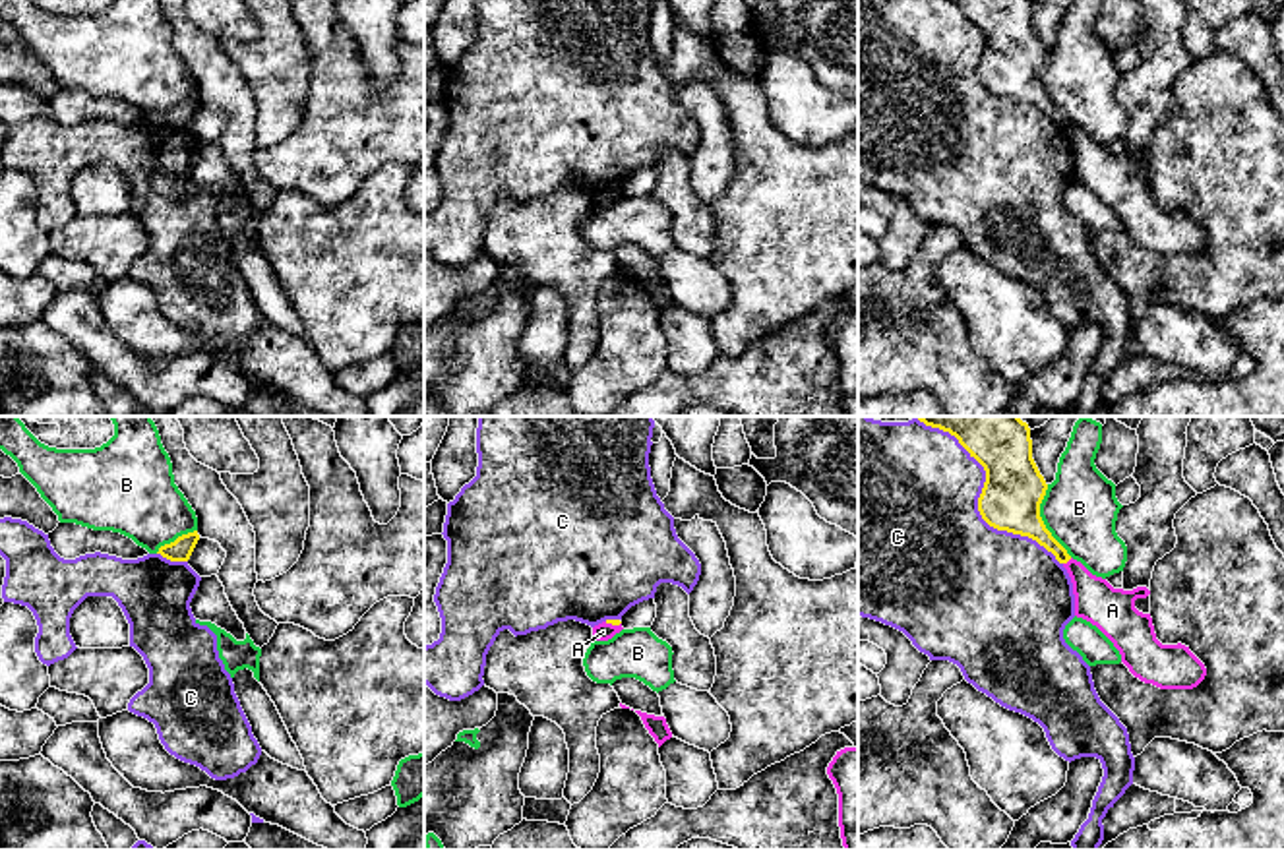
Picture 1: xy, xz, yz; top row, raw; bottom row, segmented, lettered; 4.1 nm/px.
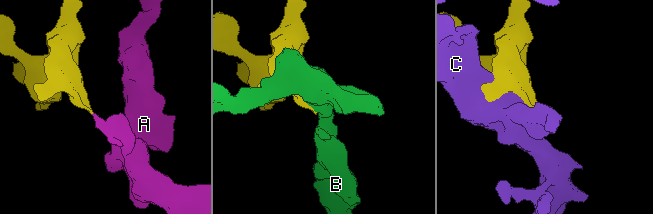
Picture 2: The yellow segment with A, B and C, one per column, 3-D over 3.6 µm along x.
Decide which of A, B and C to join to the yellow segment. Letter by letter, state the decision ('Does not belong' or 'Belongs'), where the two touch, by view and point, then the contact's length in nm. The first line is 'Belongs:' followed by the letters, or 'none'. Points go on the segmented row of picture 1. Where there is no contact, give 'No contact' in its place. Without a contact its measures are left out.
Belongs: none
A: Does not belong. Touches yellow at yz (1068, 560). Shared border 50 nm
B: Does not belong. Touches yellow at yz (1042, 521). Shared border 320 nm
C: Does not belong. Touches yellow at yz (978, 498). Shared border 850 nm

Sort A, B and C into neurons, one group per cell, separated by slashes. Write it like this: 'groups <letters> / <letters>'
groups A / B / C

